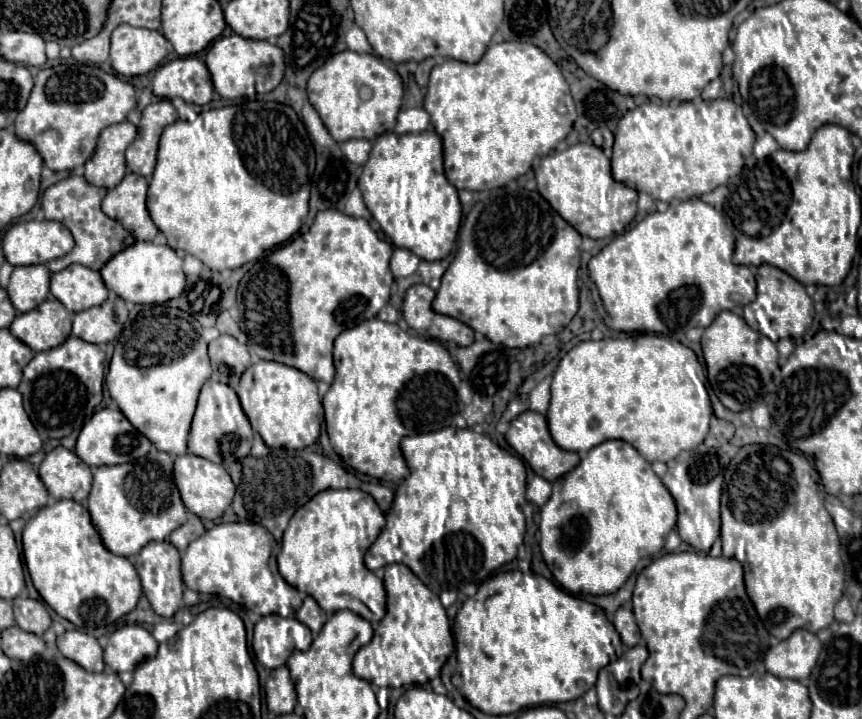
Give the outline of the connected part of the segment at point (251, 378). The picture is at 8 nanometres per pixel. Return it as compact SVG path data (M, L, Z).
M258 361L244 371L236 393L246 417L252 423L252 429L260 433L268 447L304 449L319 438L324 410L316 381L306 373L276 361Z

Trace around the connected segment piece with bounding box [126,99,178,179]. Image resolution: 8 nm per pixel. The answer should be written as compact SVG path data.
M170 99L152 103L142 111L138 135L126 149L126 163L128 163L130 171L140 173L146 179L150 179L154 165L156 165L160 135L162 135L164 127L174 123L176 119L178 119L178 111Z

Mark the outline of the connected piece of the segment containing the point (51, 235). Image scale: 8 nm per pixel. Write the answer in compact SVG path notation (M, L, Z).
M58 221L14 223L2 237L2 251L12 265L48 263L66 255L72 245L72 233Z

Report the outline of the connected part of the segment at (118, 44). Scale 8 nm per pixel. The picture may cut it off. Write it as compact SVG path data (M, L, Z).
M118 25L112 33L112 67L118 75L124 75L124 78L144 75L156 69L168 55L166 45L168 41L160 31Z

